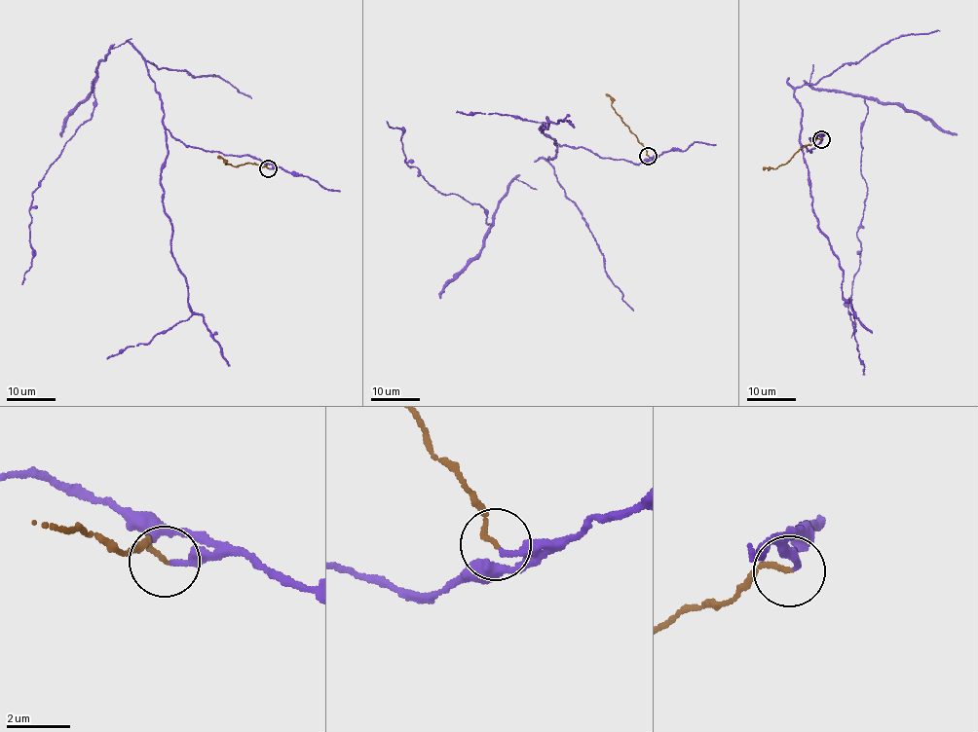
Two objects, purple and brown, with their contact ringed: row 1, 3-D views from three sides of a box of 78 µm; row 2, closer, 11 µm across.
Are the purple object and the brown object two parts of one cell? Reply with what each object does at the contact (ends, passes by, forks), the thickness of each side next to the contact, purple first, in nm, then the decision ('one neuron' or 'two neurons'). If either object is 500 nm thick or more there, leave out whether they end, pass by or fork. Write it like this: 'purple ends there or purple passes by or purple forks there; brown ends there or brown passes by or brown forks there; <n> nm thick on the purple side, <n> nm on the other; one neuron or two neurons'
purple ends there; brown ends there; 220 nm thick on the purple side, 150 nm on the other; one neuron

